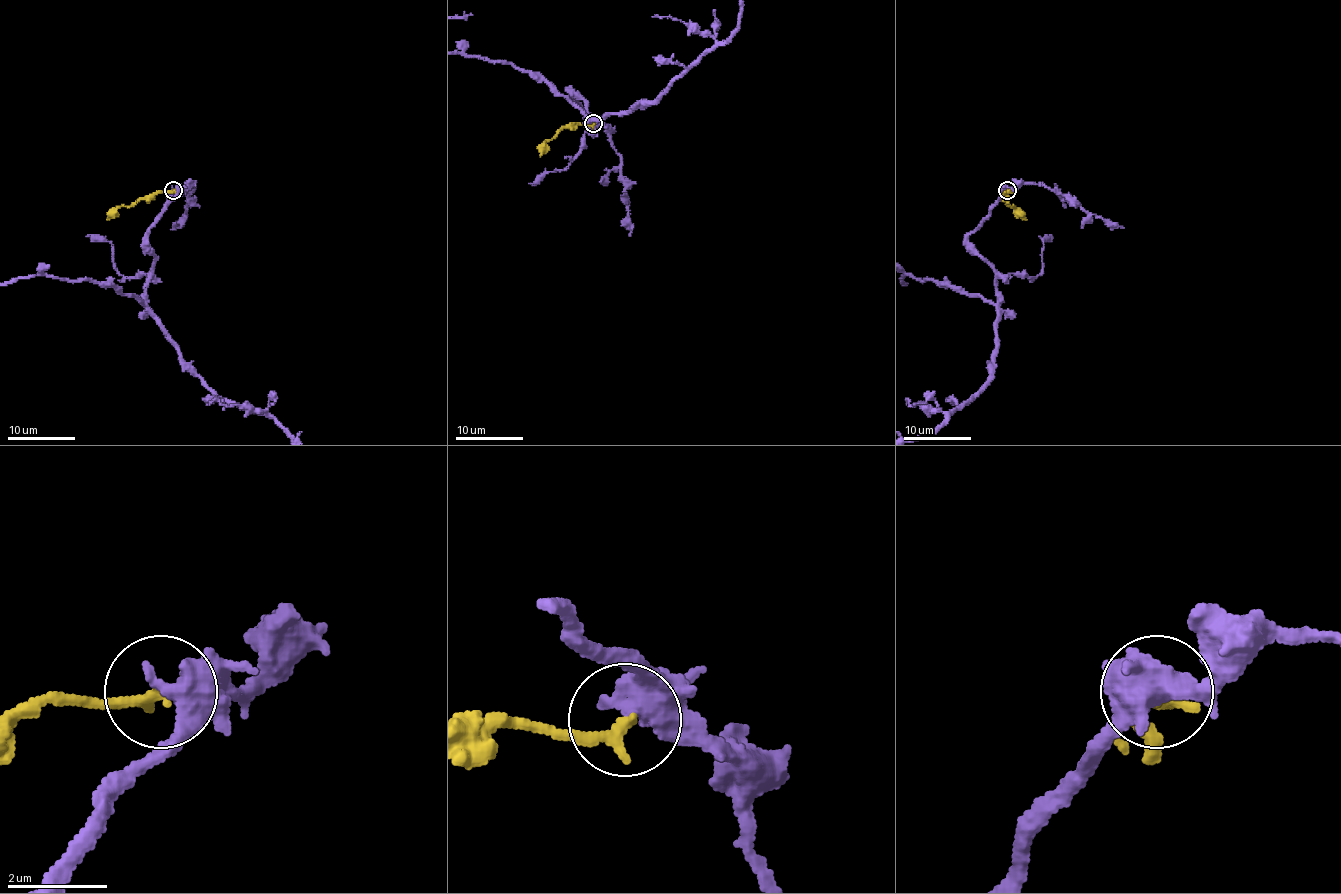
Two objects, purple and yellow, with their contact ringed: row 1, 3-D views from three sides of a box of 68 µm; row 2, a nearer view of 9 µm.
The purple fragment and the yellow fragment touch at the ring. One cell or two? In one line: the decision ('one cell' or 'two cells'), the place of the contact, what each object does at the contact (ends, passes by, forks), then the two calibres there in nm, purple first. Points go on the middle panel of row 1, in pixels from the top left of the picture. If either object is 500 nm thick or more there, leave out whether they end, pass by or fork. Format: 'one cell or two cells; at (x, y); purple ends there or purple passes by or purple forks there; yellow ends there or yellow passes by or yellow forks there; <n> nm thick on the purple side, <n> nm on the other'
one cell; at (593, 123); purple passes by; yellow ends there; 440 nm thick on the purple side, 260 nm on the other

